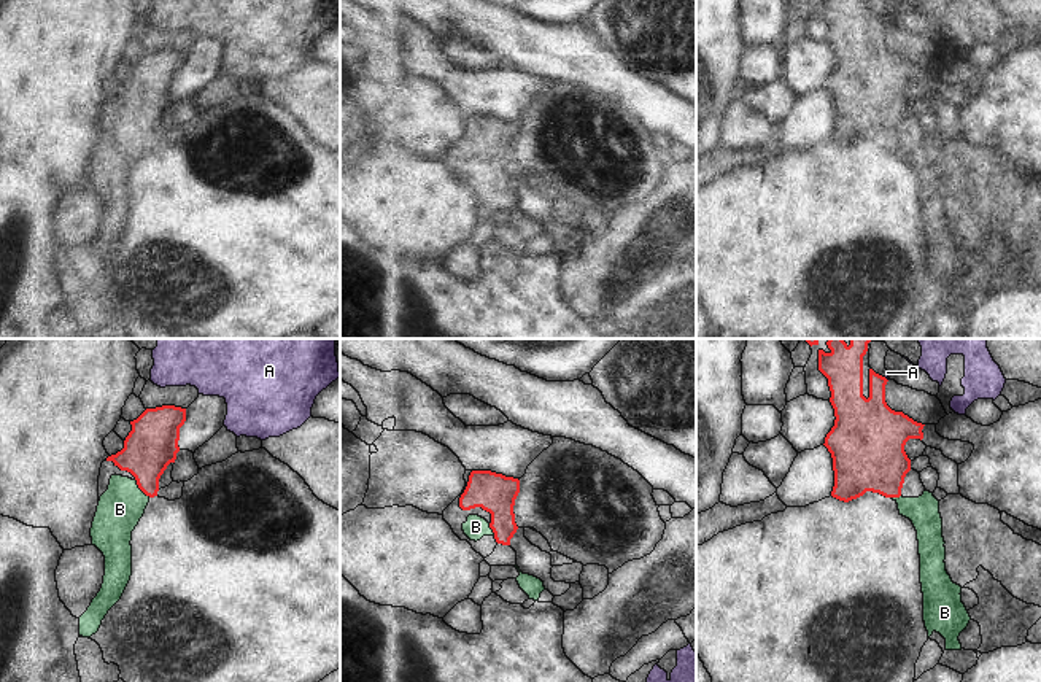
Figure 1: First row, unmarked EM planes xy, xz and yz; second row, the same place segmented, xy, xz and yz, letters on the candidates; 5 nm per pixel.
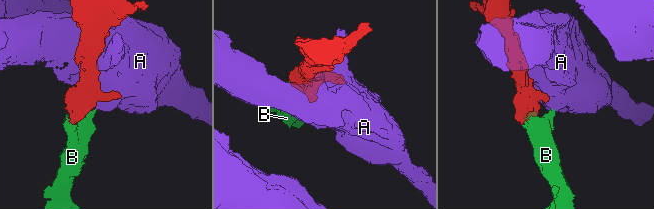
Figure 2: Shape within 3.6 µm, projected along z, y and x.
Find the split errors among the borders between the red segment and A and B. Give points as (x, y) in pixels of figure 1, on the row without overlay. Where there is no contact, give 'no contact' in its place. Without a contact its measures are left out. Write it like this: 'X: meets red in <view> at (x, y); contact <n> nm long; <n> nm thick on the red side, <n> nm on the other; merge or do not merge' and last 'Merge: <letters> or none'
A: meets red in yz at (886, 23); contact 30 nm long; 280 nm thick on the red side, 20 nm on the other; do not merge
B: meets red in xy at (140, 132); contact 120 nm long; 260 nm thick on the red side, 220 nm on the other; merge
Merge: B

